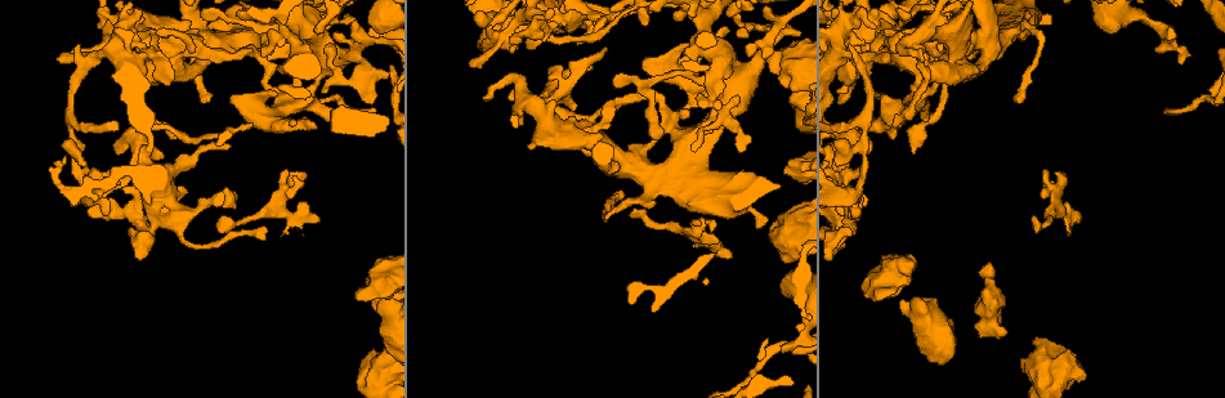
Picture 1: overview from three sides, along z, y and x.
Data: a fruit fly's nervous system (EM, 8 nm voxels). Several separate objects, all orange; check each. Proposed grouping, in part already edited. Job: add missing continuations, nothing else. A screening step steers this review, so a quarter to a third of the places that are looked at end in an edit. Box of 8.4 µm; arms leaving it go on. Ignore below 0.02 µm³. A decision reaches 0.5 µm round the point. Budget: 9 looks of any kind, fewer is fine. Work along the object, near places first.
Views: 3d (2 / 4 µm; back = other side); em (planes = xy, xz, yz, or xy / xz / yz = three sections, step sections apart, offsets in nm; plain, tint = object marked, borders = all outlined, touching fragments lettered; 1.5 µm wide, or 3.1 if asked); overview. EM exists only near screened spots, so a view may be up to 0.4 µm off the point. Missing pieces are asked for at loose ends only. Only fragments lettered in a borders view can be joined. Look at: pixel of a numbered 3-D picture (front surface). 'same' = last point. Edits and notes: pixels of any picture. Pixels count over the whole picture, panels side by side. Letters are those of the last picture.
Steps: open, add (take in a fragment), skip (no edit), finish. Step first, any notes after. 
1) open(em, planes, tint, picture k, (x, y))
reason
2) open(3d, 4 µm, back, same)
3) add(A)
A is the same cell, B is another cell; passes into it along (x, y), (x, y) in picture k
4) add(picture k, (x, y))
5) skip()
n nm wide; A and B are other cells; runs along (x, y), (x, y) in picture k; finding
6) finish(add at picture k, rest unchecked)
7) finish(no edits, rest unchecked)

open(em, planes, borders, picture 1, (487, 99))
branch stops here

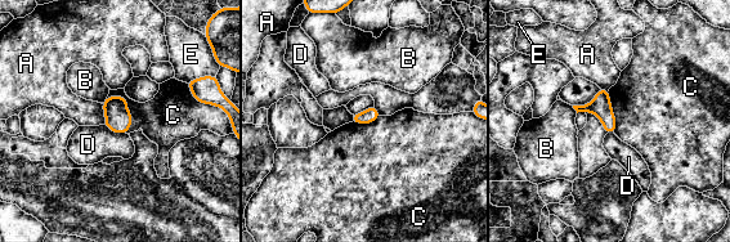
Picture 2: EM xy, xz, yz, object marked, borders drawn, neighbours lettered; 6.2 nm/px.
skip()
A, B, C, D and E are other cells; no lettered fragment goes on from it

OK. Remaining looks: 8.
open(em, planes, borders, picture 1, (207, 99))
an open end

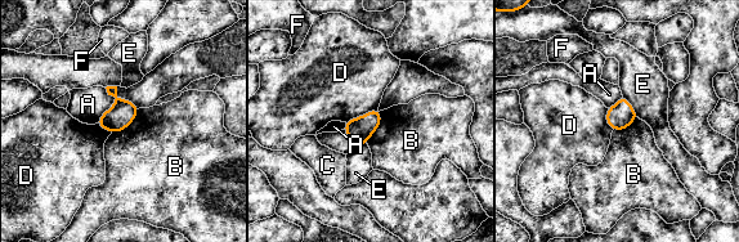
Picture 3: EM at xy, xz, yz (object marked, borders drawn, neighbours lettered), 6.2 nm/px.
skip()
160 nm wide; A, B, C, D, E and F are other cells; no lettered fragment goes on from it

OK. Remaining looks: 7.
open(3d, 4 µm, picture 1, (1033, 217))
tapers out

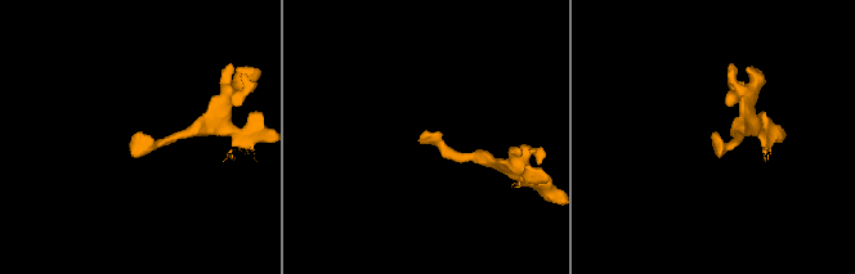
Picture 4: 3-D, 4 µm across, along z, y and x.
open(em, planes, borders, picture 4, (424, 135))
shape alone is not enough

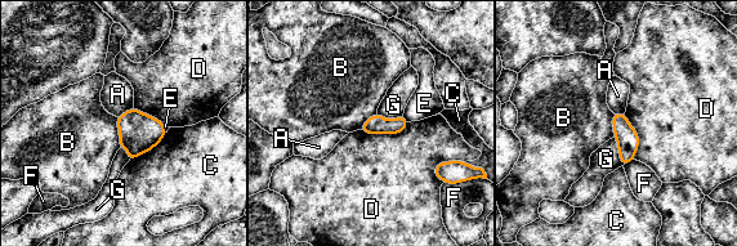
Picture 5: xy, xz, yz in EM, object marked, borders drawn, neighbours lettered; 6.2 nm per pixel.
skip()
D touches over 320 nm; A, B, C, D, E, F and G are other cells; border along (615, 137), (622, 165) in picture 5; none of them fits

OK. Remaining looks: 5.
open(3d, 2 µm, picture 1, (769, 65))
an open end

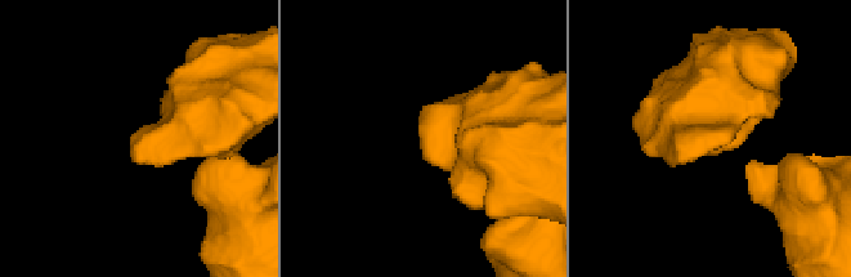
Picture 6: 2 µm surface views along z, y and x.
open(em, xz, step 4, borders, picture 6, (131, 149))

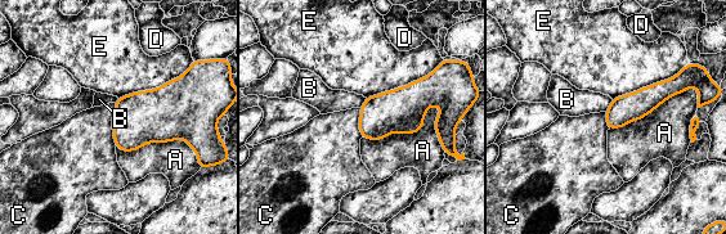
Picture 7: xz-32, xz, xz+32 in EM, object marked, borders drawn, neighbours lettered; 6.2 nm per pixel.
skip()
A, B, C, D and E are other cells; border along (116, 103), (111, 121), (115, 145) in picture 7; none of them fits

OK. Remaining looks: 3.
finish(no edits, rest unchecked)

